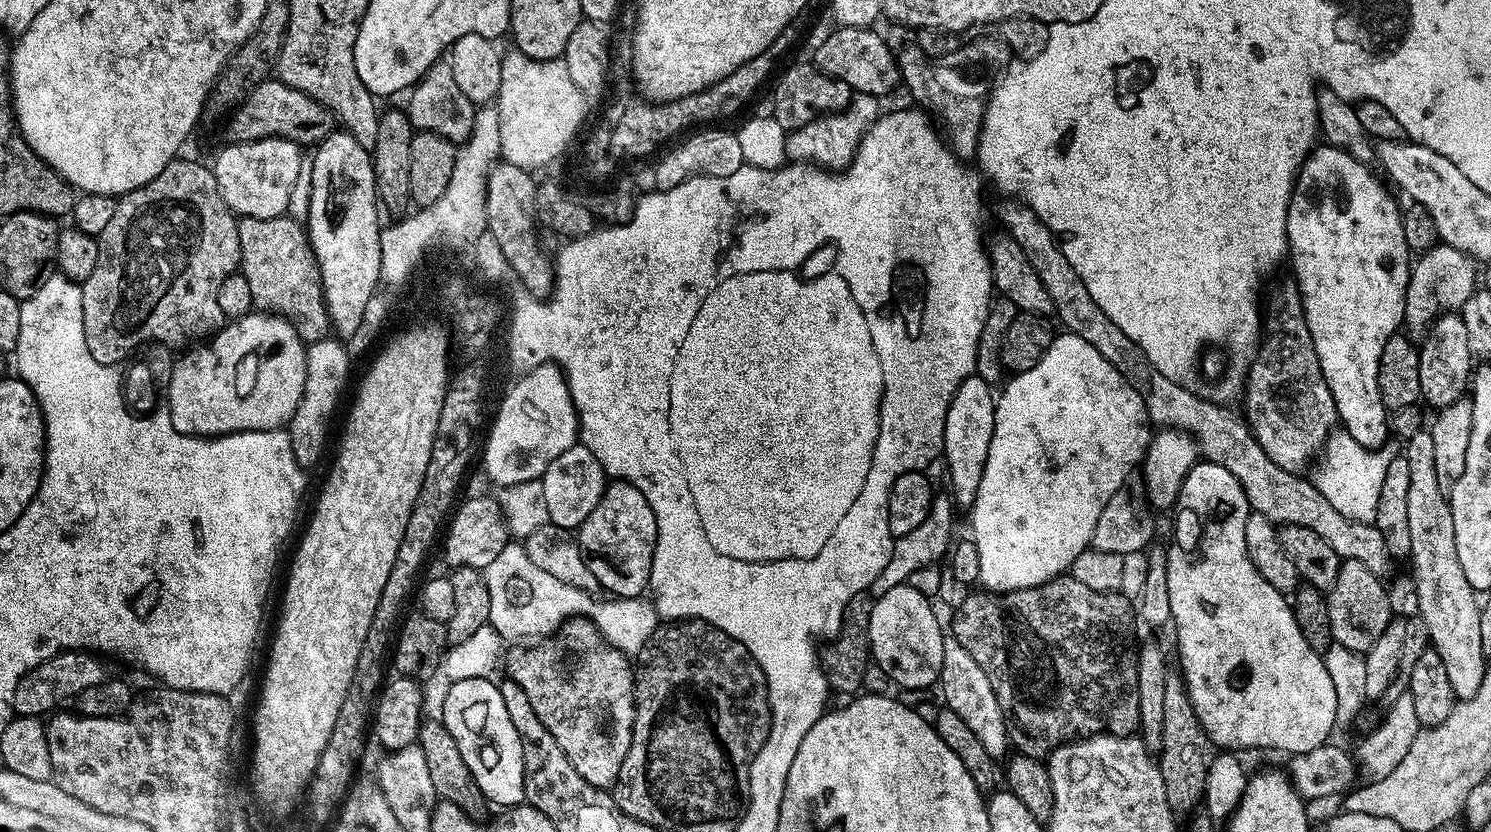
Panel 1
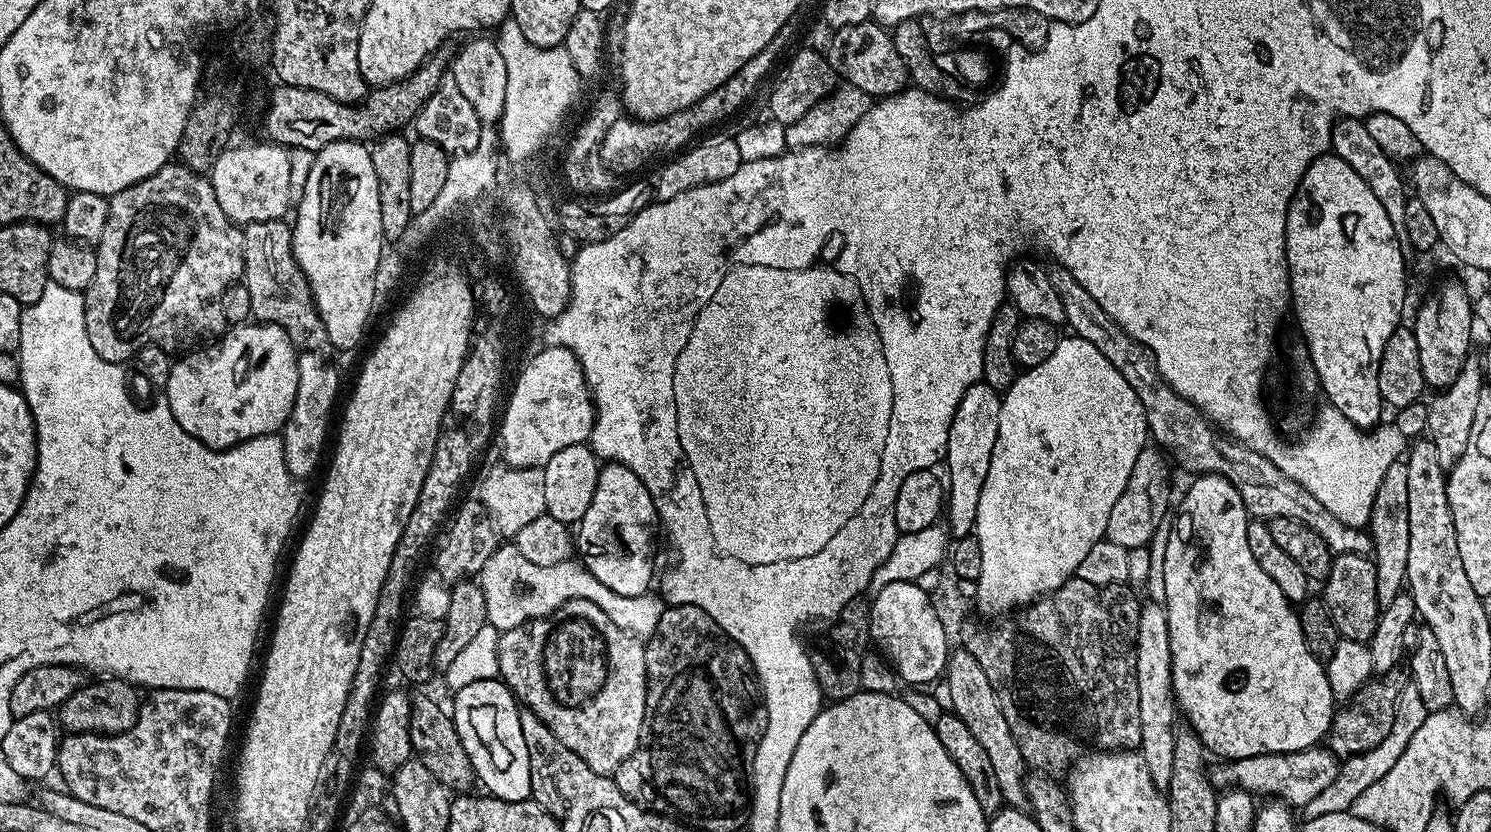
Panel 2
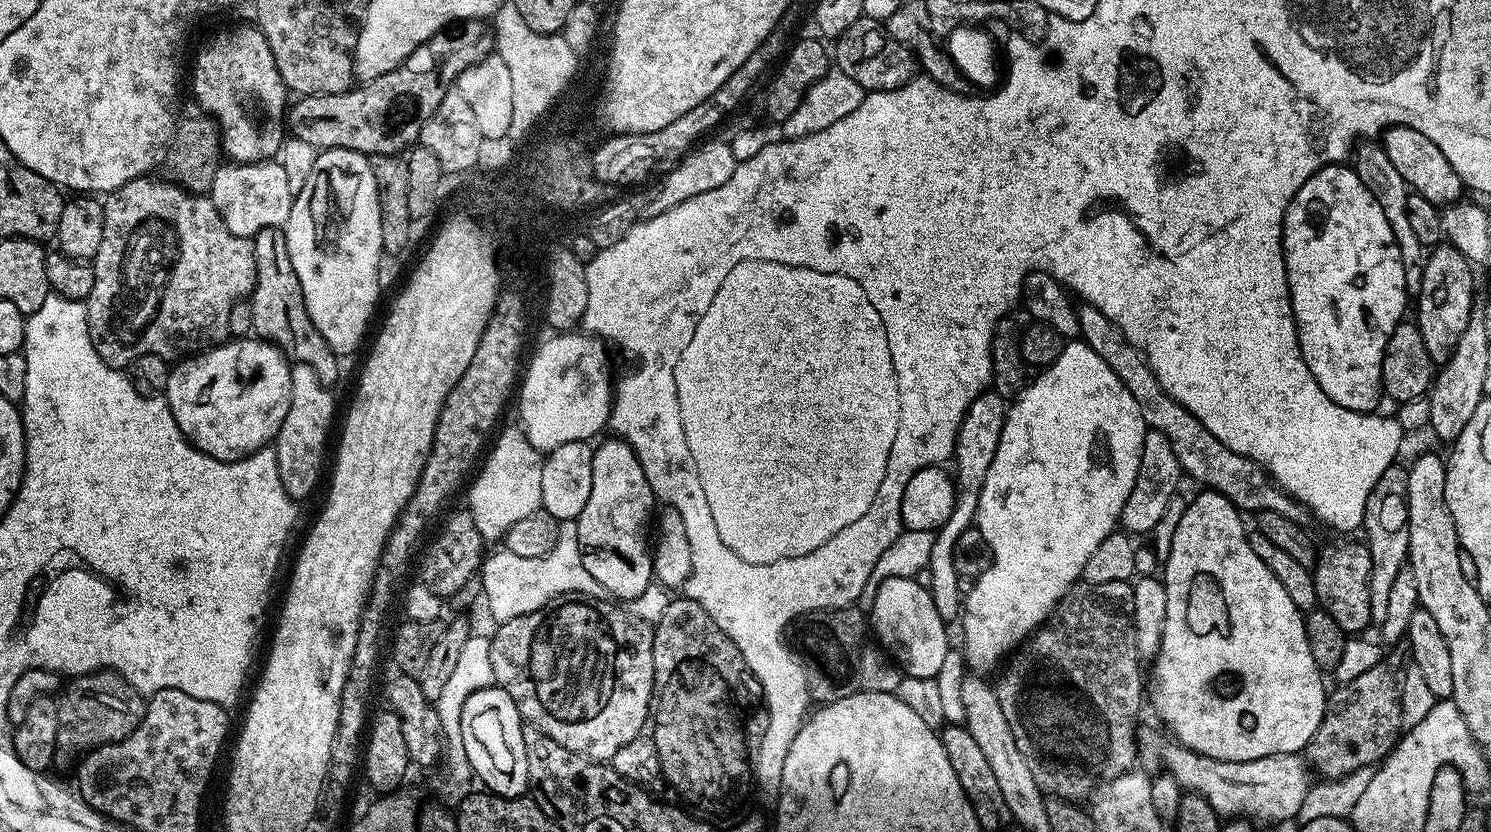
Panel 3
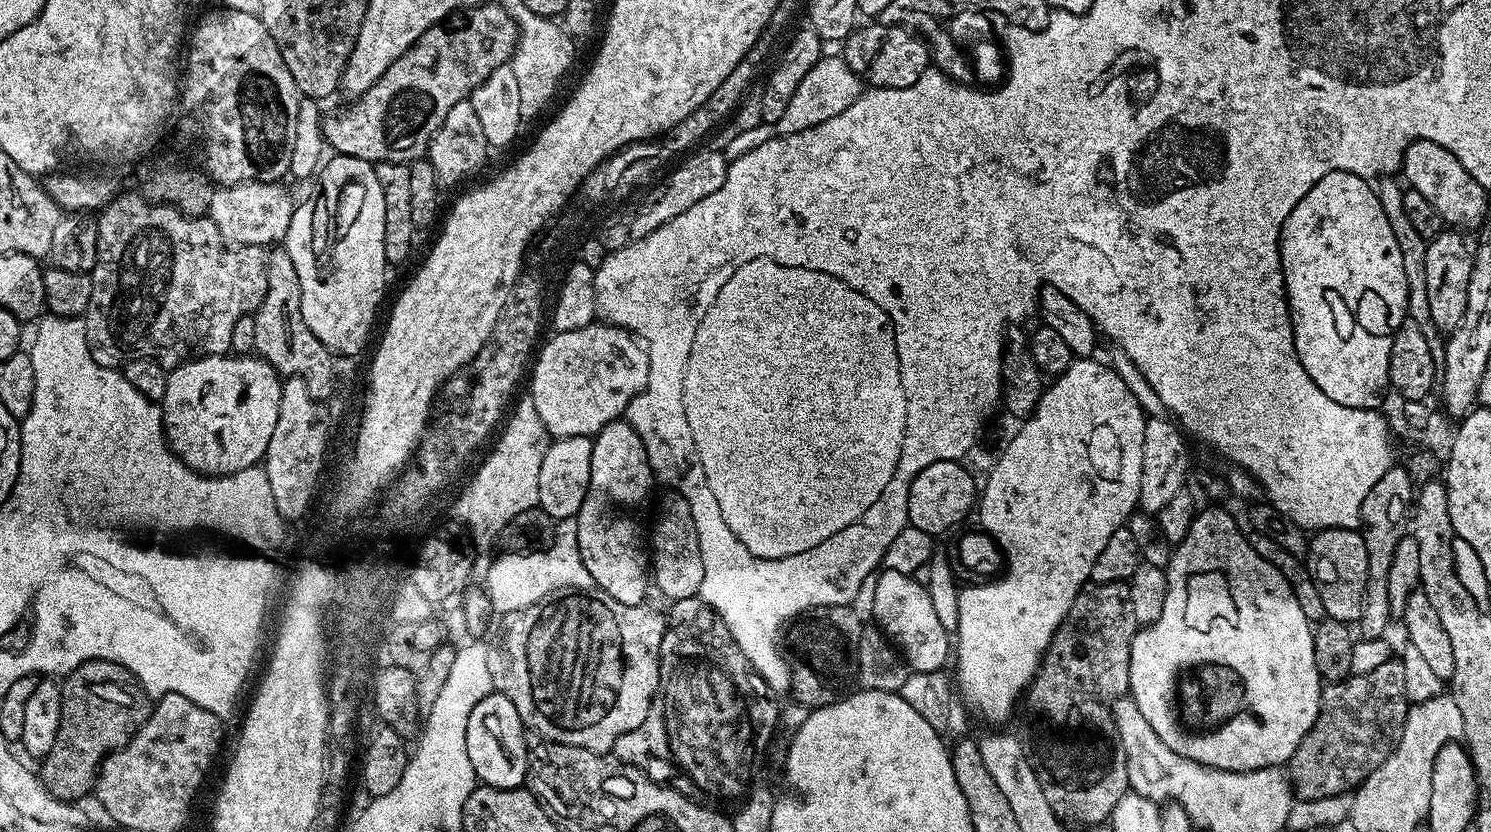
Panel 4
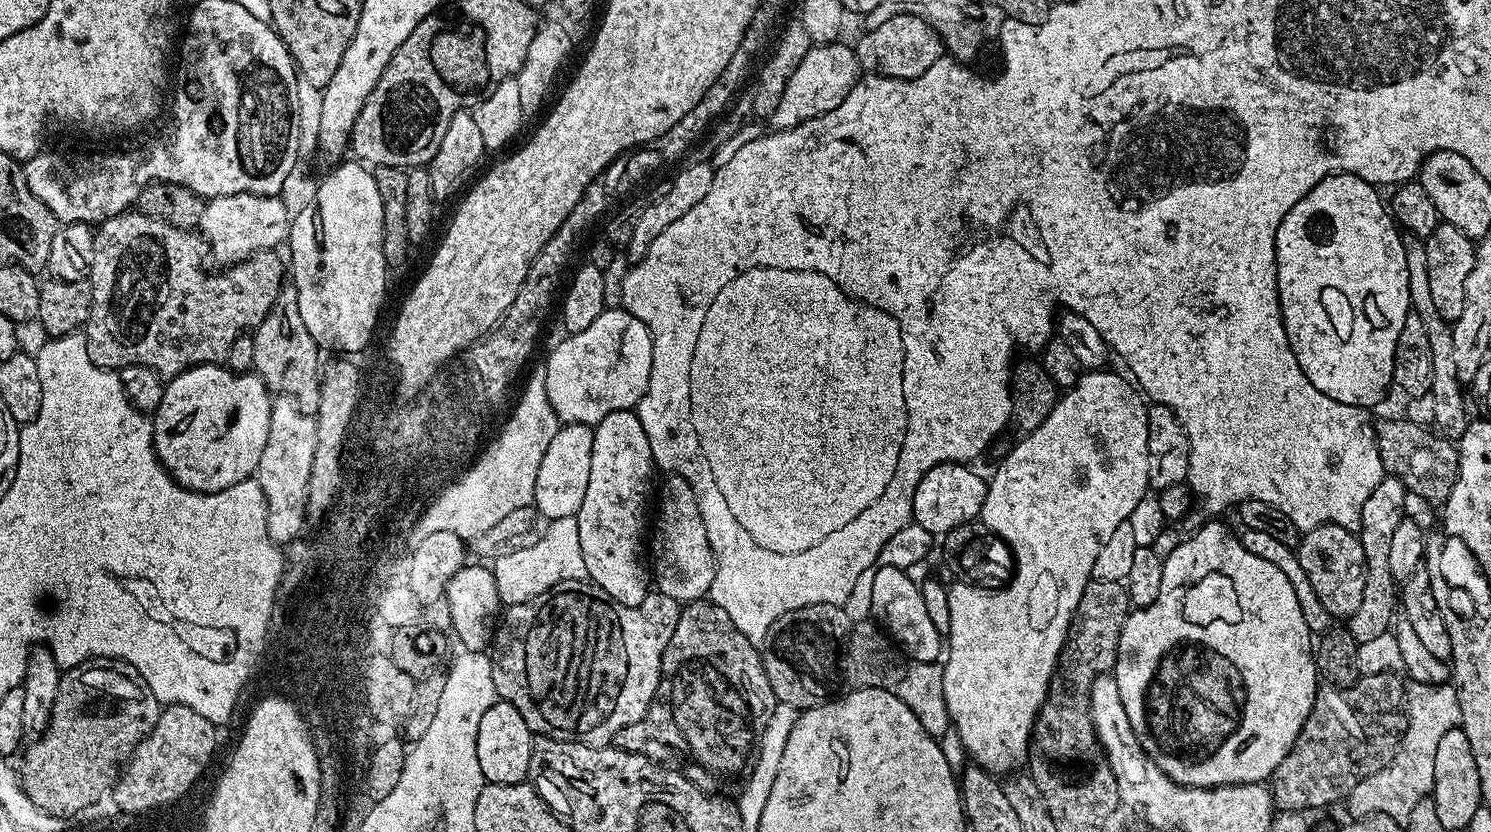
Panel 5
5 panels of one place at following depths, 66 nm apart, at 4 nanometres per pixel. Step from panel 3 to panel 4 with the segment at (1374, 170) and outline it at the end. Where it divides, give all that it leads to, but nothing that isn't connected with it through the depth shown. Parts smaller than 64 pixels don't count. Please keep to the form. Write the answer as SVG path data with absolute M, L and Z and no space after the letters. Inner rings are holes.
M1395 175L1381 176L1375 181L1376 197L1382 202L1382 210L1386 210L1386 218L1390 218L1390 230L1394 230L1394 239L1398 241L1398 250L1402 250L1402 270L1406 270L1406 286L1408 287L1408 315L1407 319L1415 322L1418 330L1426 334L1426 346L1430 346L1430 354L1437 366L1444 363L1445 337L1434 326L1430 318L1430 298L1426 295L1426 250L1428 241L1414 230L1410 218L1406 218L1404 209L1405 189Z

